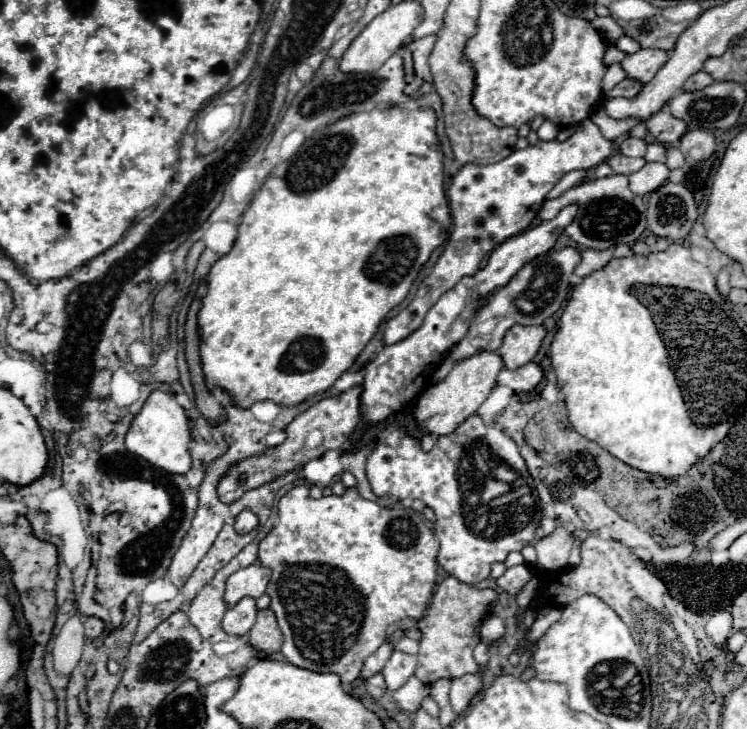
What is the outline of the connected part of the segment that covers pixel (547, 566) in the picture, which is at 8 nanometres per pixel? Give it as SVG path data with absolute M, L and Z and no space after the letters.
M558 527L548 537L540 539L534 545L536 553L538 553L538 565L536 567L542 567L542 571L546 571L546 573L566 569L572 541L574 541L572 533L564 527Z

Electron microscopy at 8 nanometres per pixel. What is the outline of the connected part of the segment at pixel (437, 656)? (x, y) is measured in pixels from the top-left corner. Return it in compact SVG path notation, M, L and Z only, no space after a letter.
M446 577L440 585L436 585L426 615L416 623L422 629L422 639L418 651L418 667L414 675L422 683L430 685L442 677L456 679L466 673L480 673L480 667L474 661L472 651L480 641L480 621L492 611L496 599L498 595L494 589L476 589L472 585L460 583L454 577Z

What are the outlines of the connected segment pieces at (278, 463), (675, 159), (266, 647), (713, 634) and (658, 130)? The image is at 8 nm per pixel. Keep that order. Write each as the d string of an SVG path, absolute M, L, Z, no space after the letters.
M356 385L350 391L338 395L338 397L328 397L318 401L316 405L312 405L310 409L306 409L304 413L300 413L298 417L294 417L294 421L284 429L286 431L286 439L284 443L268 449L264 455L256 455L256 457L246 457L238 463L234 463L218 481L216 491L218 491L218 499L222 503L234 503L238 501L246 491L256 489L264 483L274 481L280 475L286 475L290 471L300 469L304 463L322 457L326 451L332 449L340 449L344 445L344 441L350 437L350 433L356 429L358 421L360 421L360 399L358 395L362 393L362 387Z
M668 147L666 149L666 165L670 169L676 169L676 167L682 167L684 165L684 155L678 151L678 147Z
M270 609L258 611L258 619L248 633L248 641L254 651L264 653L264 655L272 655L272 653L280 651L282 631L280 631L280 627L274 619L274 613Z
M718 611L712 615L712 619L706 623L706 635L714 641L714 645L724 645L730 637L730 613Z
M668 109L654 113L646 121L646 127L648 127L650 135L662 145L674 145L686 133L686 123L682 123L682 119L672 117Z

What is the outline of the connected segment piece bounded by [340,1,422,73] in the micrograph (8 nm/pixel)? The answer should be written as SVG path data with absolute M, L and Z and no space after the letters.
M400 1L388 7L382 15L370 21L364 27L364 31L350 43L350 47L340 59L340 71L342 73L372 73L380 69L386 63L386 59L392 57L410 39L414 27L420 21L422 21L422 7L418 7L418 1Z

